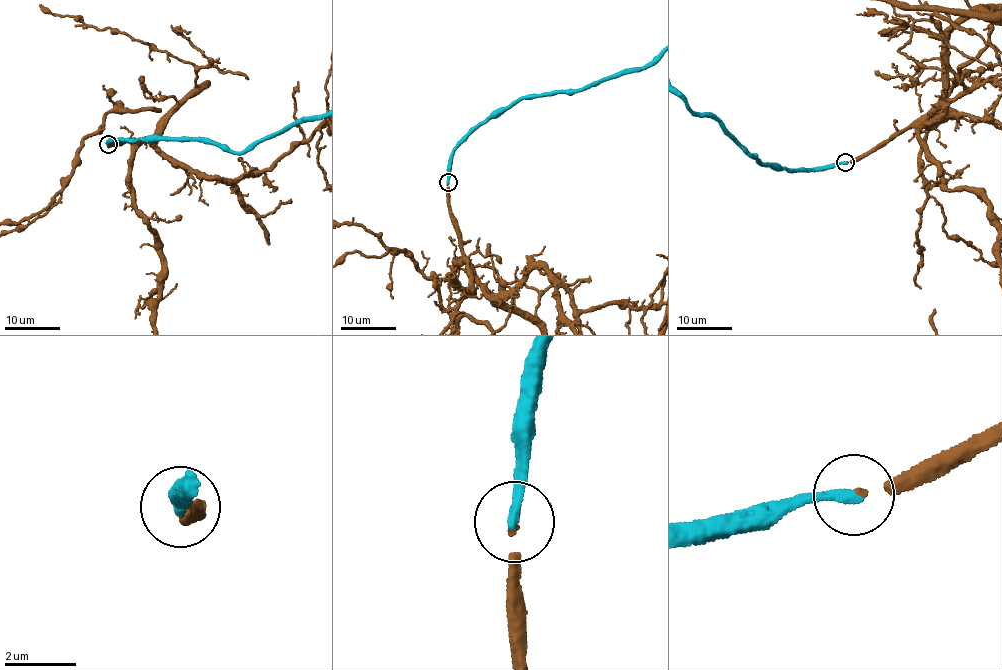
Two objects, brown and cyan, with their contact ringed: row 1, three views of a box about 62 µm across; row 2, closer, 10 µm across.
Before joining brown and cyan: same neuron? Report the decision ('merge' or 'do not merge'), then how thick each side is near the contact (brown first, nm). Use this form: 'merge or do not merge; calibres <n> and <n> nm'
merge; calibres 140 and 320 nm

